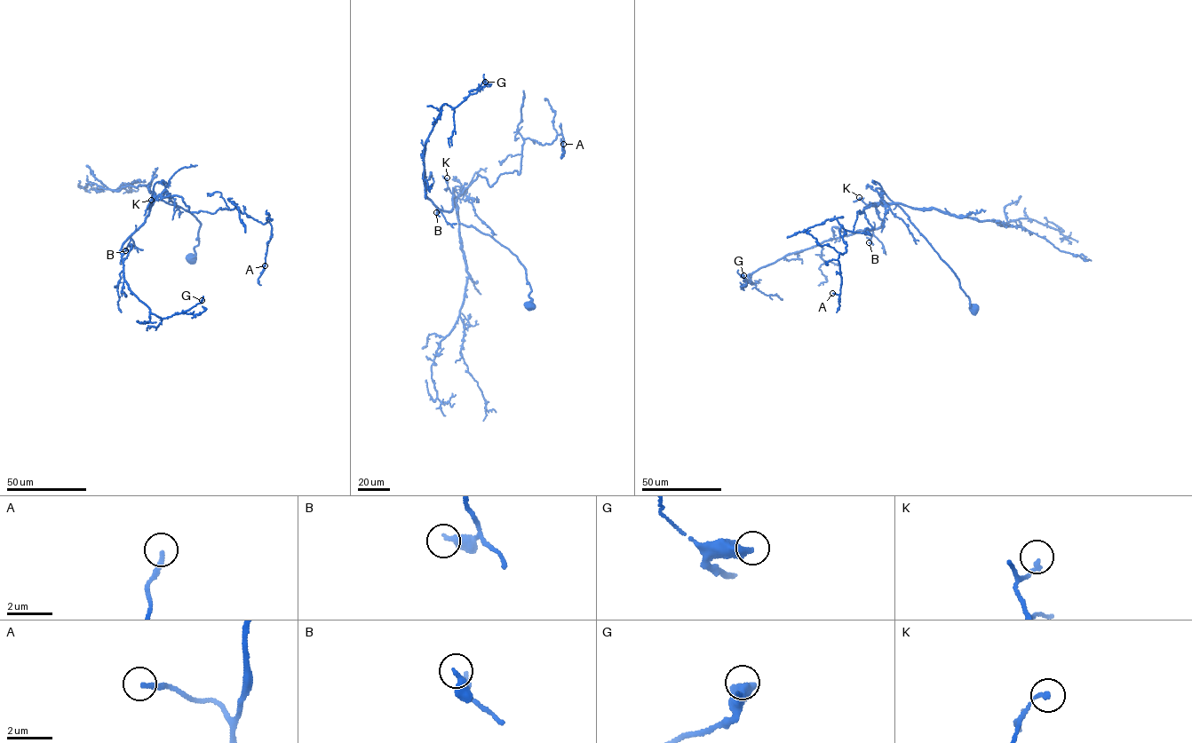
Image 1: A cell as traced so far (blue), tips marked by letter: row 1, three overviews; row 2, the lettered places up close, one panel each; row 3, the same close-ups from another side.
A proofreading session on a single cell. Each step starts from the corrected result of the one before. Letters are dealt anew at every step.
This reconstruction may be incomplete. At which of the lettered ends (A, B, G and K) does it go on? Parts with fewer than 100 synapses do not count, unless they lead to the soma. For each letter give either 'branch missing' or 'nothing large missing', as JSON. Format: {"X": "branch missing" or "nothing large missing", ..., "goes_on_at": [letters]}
{"A": "nothing large missing", "B": "nothing large missing", "G": "nothing large missing", "K": "nothing large missing", "goes_on_at": []}

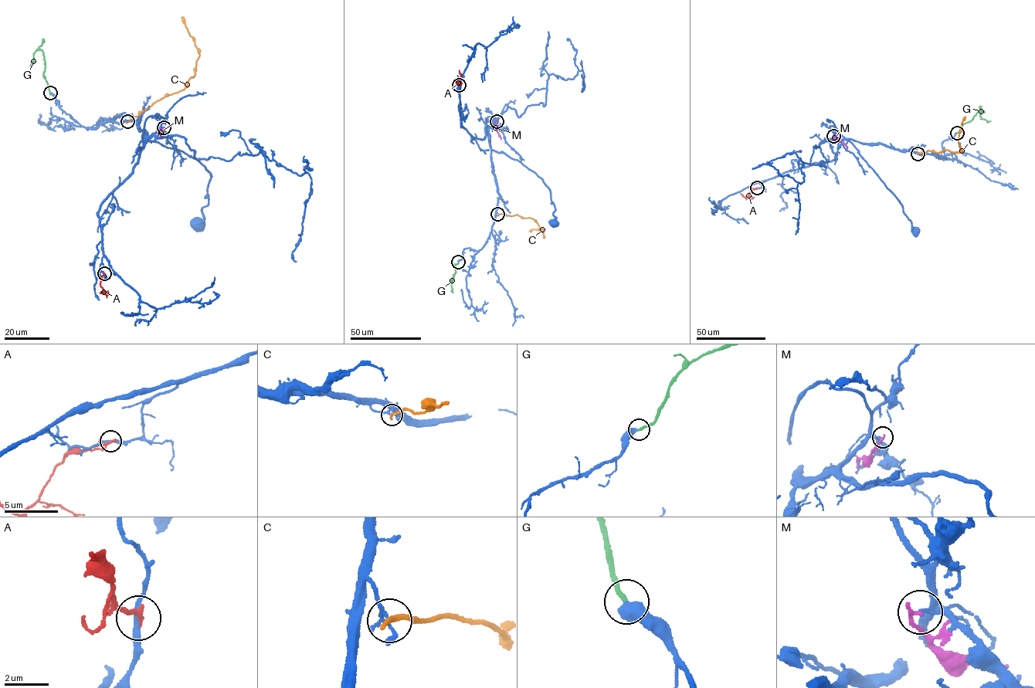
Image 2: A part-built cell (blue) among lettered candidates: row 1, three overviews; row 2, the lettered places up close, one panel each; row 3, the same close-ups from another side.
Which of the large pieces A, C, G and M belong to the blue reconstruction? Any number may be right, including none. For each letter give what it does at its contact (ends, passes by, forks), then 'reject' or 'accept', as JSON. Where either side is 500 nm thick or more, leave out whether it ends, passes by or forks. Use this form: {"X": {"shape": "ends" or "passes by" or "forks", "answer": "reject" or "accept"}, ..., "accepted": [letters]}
{"A": {"shape": "ends", "answer": "reject"}, "C": {"shape": "ends", "answer": "reject"}, "G": {"answer": "accept"}, "M": {"shape": "ends", "answer": "reject"}, "accepted": ["G"]}

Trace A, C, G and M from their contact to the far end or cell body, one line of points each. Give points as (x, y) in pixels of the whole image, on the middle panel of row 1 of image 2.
A: (459, 84), (456, 80), (460, 76), (459, 70)
C: (497, 214), (531, 218), (544, 236), (542, 228), (530, 232)
G: (458, 261), (454, 266), (456, 272), (449, 280), (453, 293)
M: (497, 121), (496, 130), (501, 139)

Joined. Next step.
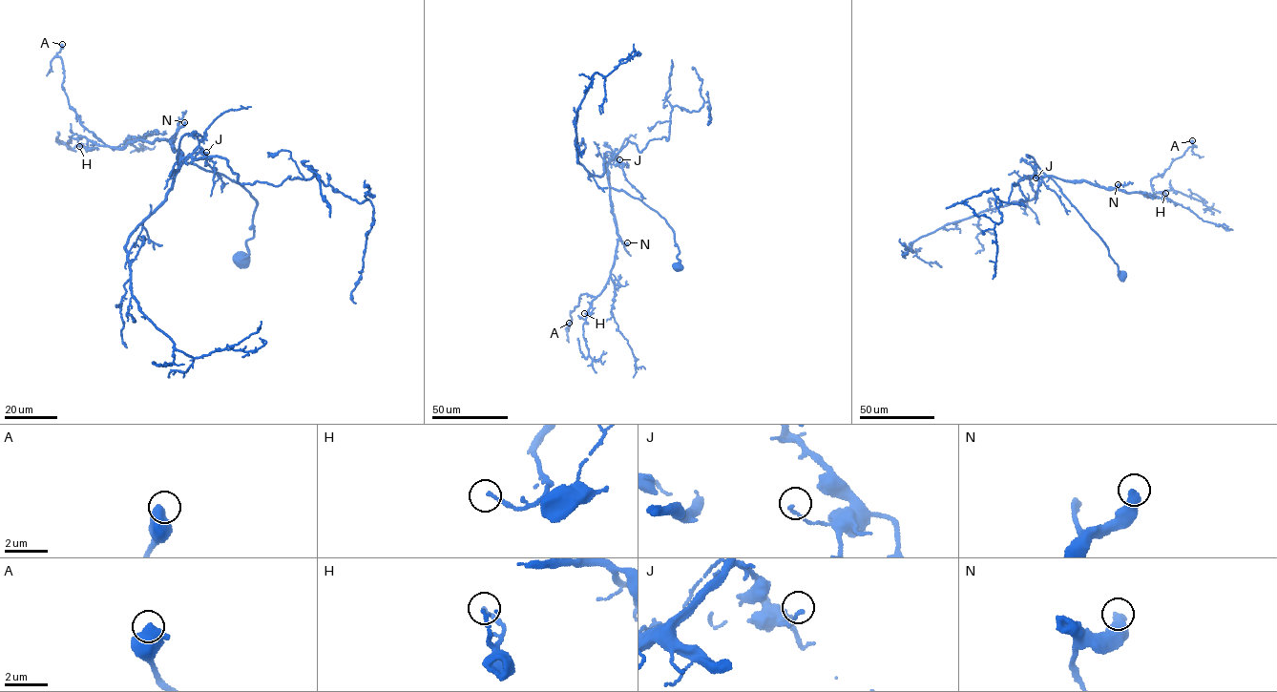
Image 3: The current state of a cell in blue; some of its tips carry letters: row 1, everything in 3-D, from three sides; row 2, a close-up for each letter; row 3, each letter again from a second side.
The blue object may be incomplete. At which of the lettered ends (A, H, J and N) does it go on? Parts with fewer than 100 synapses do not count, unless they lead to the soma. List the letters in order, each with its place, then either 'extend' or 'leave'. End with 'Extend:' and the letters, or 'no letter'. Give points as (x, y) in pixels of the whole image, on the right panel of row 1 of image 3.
A: place (1192, 140); leave
H: place (1165, 193); leave
J: place (1036, 178); leave
N: place (1118, 184); extend
Extend: N

